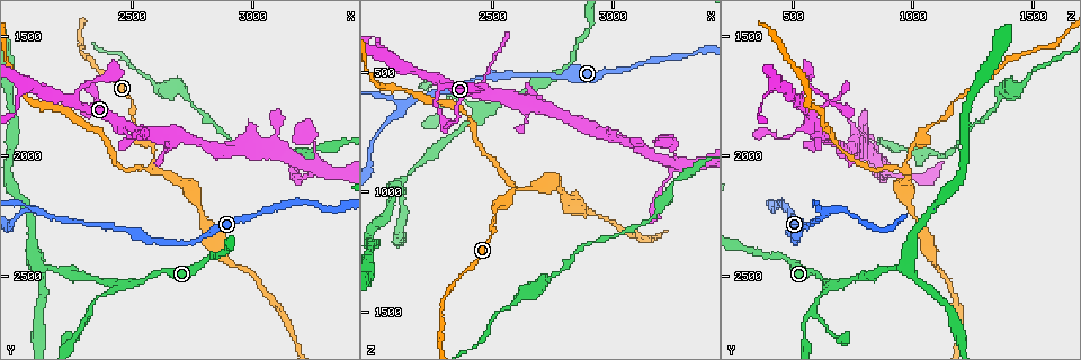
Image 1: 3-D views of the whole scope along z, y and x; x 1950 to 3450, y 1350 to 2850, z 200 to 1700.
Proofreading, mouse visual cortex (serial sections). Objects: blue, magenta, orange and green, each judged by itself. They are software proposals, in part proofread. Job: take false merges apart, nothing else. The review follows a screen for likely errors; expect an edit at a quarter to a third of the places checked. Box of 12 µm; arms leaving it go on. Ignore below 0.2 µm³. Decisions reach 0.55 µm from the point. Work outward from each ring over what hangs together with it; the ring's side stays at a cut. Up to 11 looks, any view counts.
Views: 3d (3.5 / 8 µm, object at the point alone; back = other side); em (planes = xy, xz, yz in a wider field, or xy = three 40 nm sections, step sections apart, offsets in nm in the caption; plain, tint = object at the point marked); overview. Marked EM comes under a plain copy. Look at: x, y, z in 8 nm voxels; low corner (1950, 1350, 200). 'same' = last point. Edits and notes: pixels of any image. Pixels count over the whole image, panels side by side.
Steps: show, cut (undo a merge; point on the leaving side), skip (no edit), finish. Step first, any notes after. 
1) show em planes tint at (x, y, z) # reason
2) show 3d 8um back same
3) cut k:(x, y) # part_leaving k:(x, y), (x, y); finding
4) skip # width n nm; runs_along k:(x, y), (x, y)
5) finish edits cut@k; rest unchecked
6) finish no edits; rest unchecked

show 3d 8um at (2470, 2530, 670) # branch point

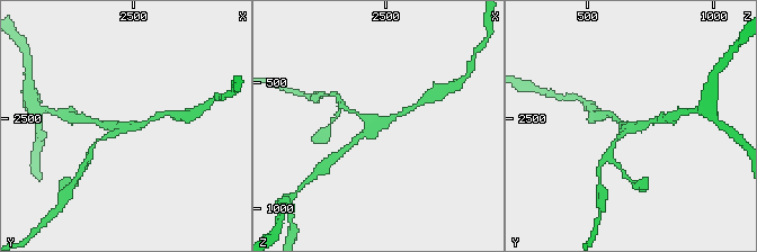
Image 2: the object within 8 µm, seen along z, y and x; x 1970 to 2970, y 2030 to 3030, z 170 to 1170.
show em xy step 3 tint at (2480, 2540, 670) # arms 3; arm_widths 150, 200, 250 nm; need the tissue

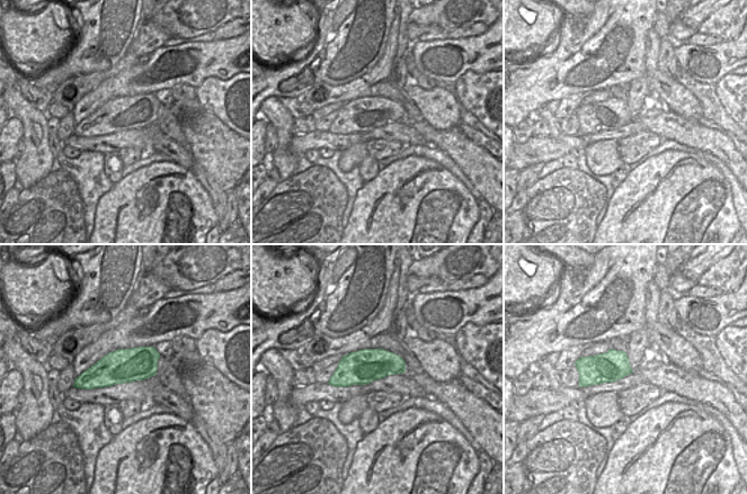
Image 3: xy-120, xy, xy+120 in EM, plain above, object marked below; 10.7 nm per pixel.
skip # runs_along 2:(407, 111), (377, 125), (350, 145); one cell here

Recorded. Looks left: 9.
show 3d 3.5um at (2580, 2040, 980) # branch point

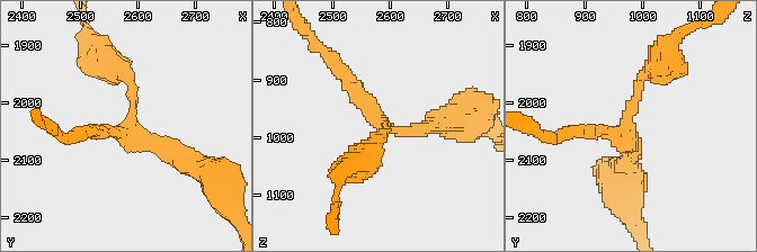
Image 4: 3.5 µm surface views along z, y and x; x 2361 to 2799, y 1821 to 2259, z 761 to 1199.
show em xy step 3 tint at (2585, 2045, 975) # arms 3; arm_widths 200, 200, 250 nm

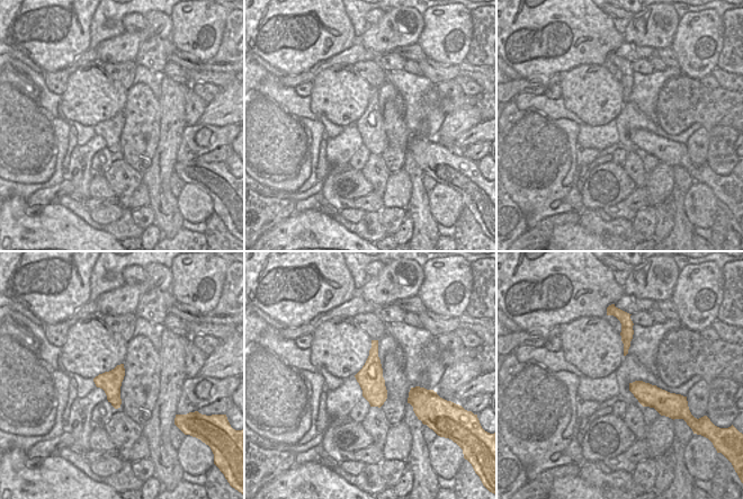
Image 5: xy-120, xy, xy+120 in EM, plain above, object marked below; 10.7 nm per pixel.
skip # runs_along 4:(114, 69), (131, 82), (127, 127), (189, 165); one cell here

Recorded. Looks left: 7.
show 3d 3.5um at (2280, 1740, 550) # abrupt turn

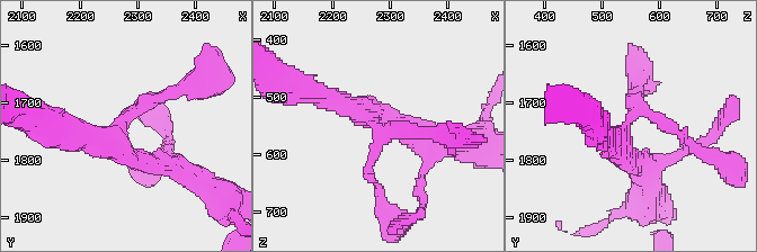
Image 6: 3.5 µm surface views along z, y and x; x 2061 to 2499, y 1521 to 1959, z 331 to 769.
show em xy step 1 tint at (2265, 1730, 550) # need the tissue

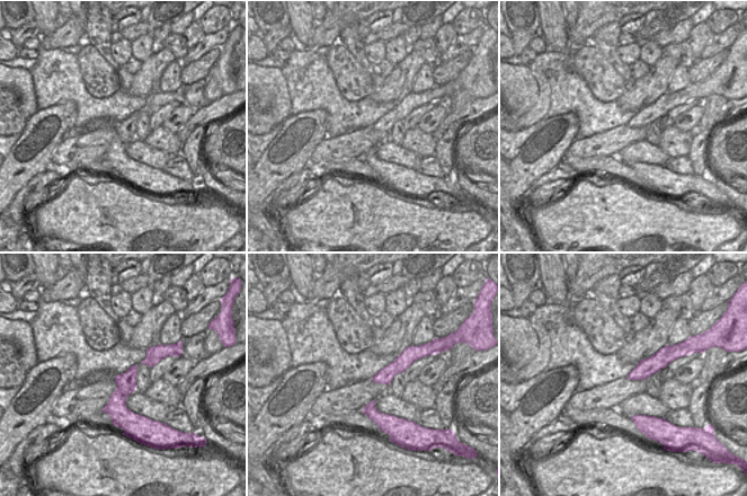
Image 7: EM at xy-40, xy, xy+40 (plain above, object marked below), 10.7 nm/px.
skip # runs_along 7:(134, 368), (121, 393), (127, 427); continuous, no second cell

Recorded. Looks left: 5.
show 3d 3.5um at (2150, 2240, 640) # two arms in line, one across

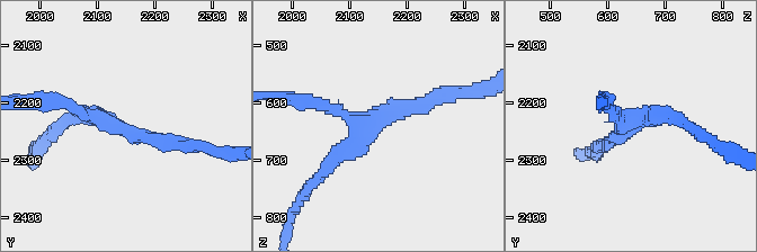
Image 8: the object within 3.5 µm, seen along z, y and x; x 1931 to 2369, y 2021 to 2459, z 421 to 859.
show em xy step 5 tint at (2150, 2245, 635) # now the EM

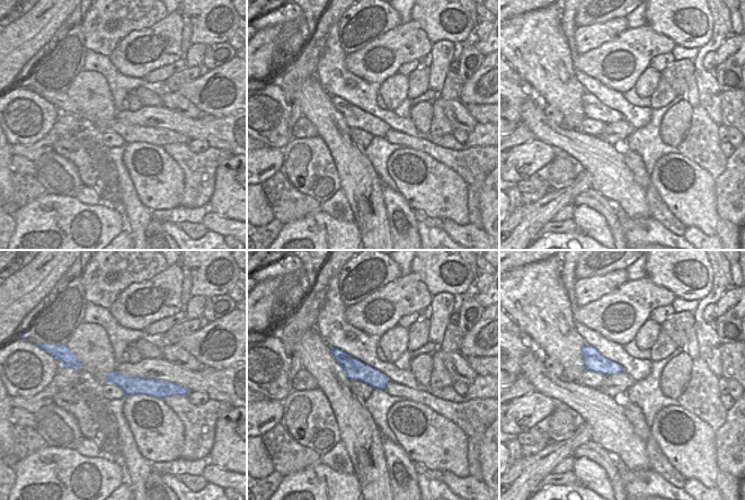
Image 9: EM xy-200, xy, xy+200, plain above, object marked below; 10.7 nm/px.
skip # width 220 nm; runs_along 9:(335, 351), (355, 369), (386, 381); continuous, no second cell

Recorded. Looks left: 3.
finish no edits; rest unchecked

